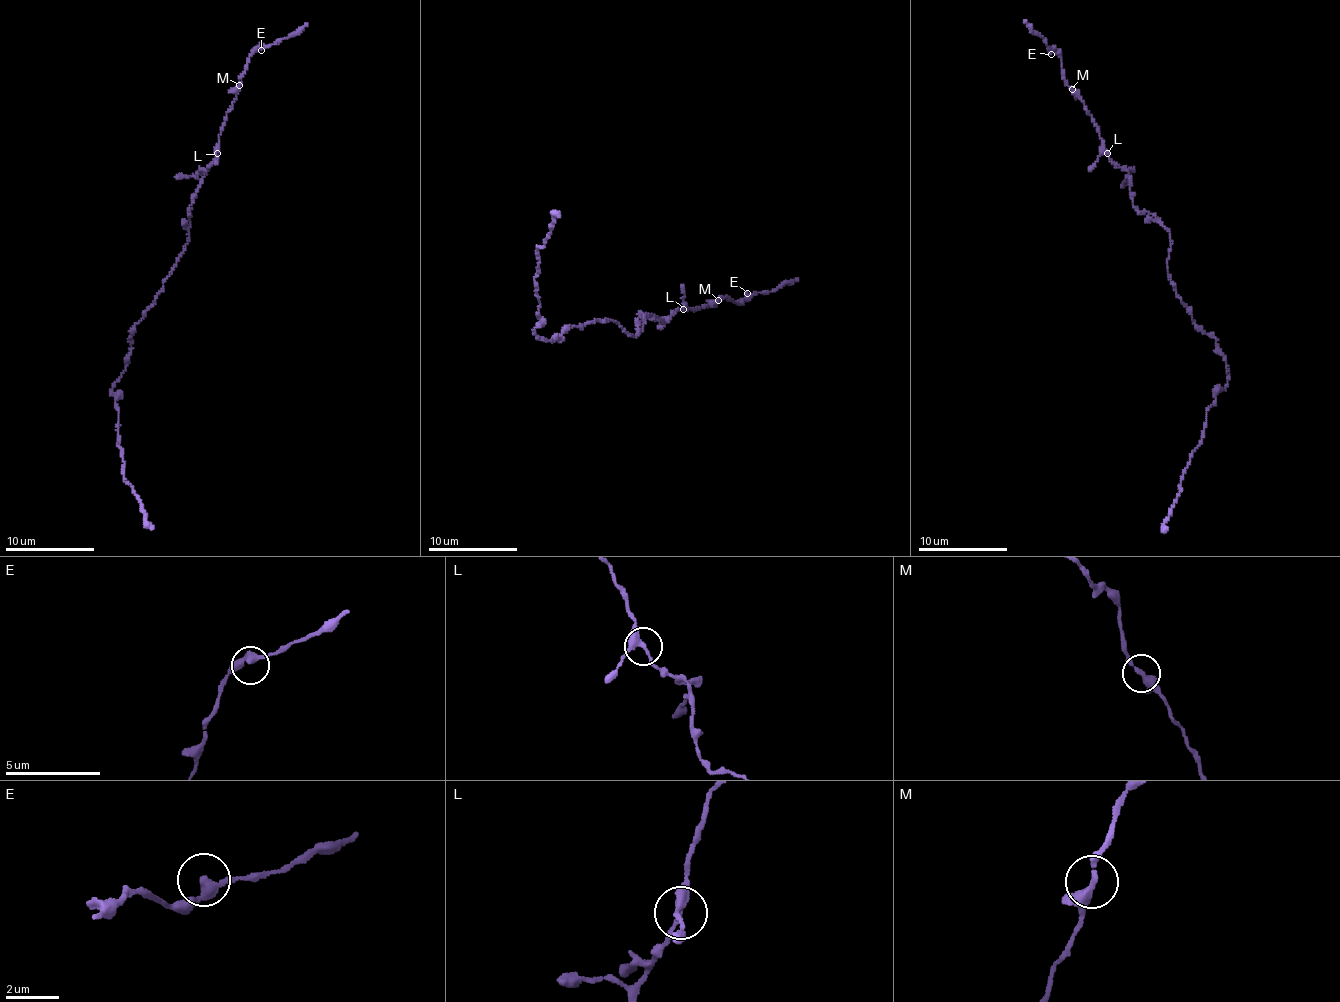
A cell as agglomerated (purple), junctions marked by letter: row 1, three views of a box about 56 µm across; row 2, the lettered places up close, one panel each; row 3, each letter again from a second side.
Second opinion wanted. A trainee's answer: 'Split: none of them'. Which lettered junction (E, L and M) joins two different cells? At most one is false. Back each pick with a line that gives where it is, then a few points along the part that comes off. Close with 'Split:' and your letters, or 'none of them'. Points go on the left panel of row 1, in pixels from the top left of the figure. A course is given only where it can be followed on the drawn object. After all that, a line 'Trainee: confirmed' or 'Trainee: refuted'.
Split: none of them
Trainee: confirmed

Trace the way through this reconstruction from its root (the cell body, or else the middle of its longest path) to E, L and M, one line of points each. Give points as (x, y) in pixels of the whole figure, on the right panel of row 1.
E: (1170, 274), (1170, 232), (1133, 204), (1129, 173), (1109, 156), (1092, 115), (1067, 84), (1061, 60), (1051, 54)
L: (1170, 274), (1167, 264), (1170, 232), (1151, 213), (1140, 212), (1133, 204), (1129, 173), (1106, 153)
M: (1170, 274), (1170, 232), (1151, 213), (1140, 212), (1133, 204), (1129, 173), (1109, 156), (1092, 115), (1072, 89)

